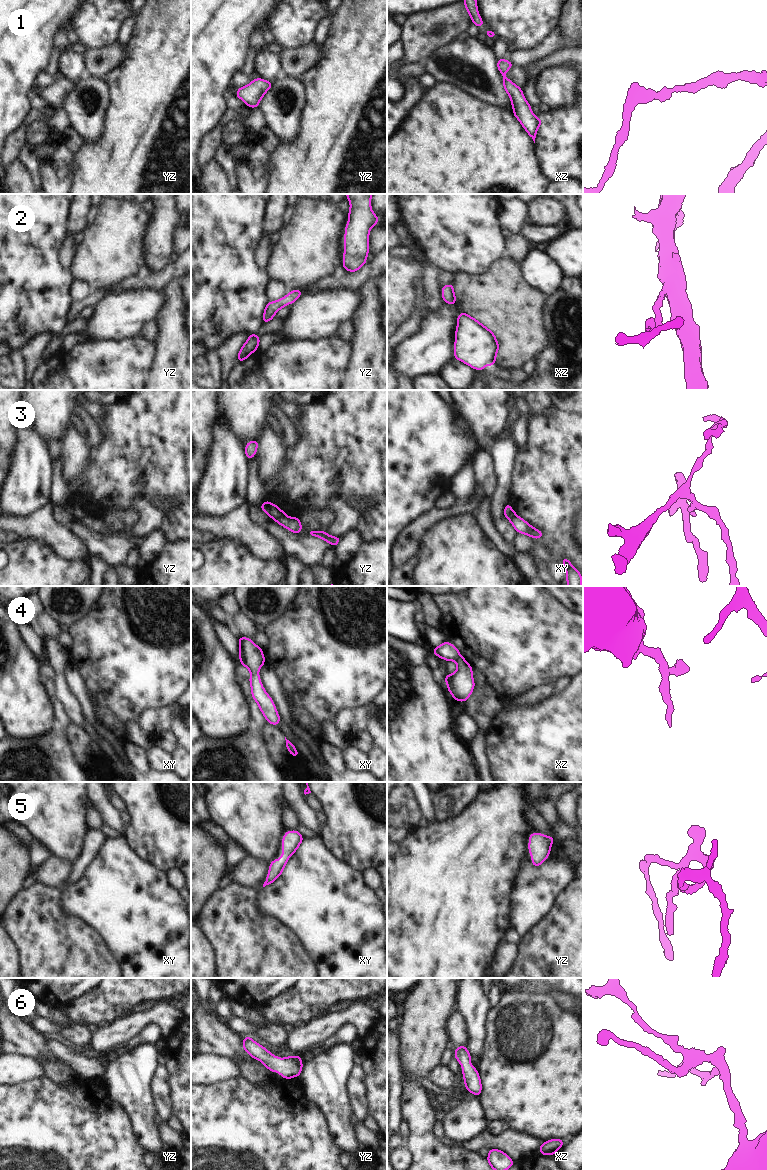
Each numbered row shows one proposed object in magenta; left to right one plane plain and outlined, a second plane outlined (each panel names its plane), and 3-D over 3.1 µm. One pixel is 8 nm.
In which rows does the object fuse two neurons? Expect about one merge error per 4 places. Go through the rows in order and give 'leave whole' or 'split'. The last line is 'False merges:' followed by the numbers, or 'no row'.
1: leave whole
2: leave whole
3: split
4: split
5: leave whole
6: leave whole
False merges: 3, 4

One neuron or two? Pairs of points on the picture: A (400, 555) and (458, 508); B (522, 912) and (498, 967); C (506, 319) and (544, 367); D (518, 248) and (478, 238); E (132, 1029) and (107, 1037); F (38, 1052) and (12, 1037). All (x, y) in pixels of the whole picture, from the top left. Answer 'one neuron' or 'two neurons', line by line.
A: one neuron
B: one neuron
C: two neurons
D: two neurons
E: one neuron
F: one neuron

